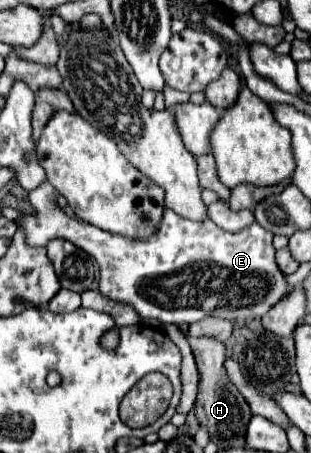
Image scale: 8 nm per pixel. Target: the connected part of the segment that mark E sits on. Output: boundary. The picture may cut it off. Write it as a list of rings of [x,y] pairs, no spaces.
[[[49,183],[29,193],[31,213],[23,213],[17,229],[25,233],[29,247],[47,247],[53,239],[67,239],[93,255],[101,269],[99,291],[113,301],[127,303],[143,319],[159,323],[201,321],[201,311],[219,319],[243,321],[263,317],[269,307],[289,295],[287,277],[275,261],[271,231],[251,223],[239,233],[219,229],[211,219],[189,221],[175,211],[165,211],[159,231],[147,241],[123,239],[95,225],[67,217],[57,205],[57,193]]]

